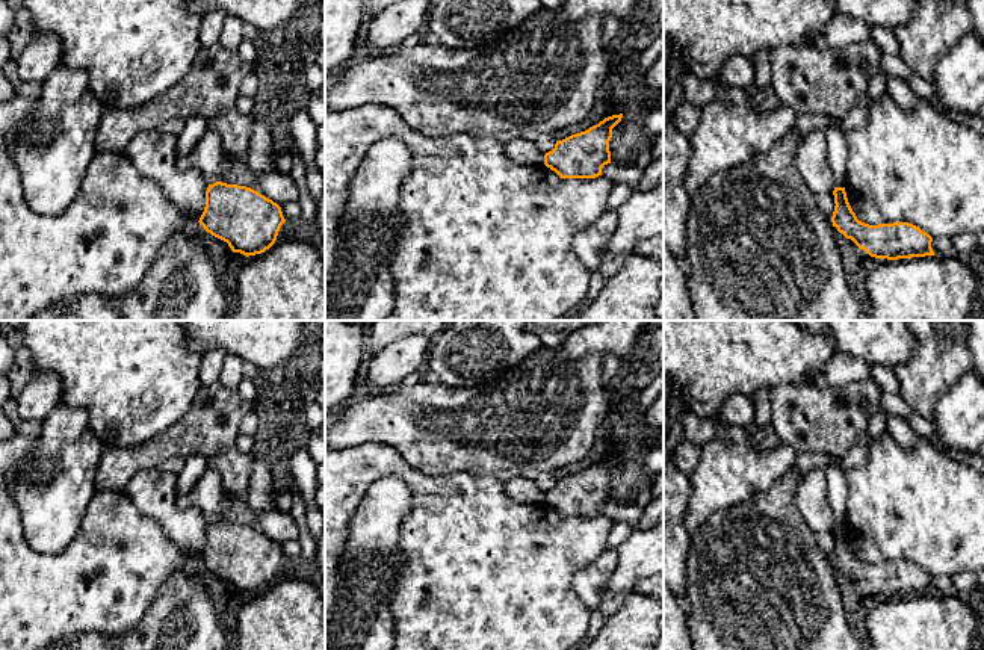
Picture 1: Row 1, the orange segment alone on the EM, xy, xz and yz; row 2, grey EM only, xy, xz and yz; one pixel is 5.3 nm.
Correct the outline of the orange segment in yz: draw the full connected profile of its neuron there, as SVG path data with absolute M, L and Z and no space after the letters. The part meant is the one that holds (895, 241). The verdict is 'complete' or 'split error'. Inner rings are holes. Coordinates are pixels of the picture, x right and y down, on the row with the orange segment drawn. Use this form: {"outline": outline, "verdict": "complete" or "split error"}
{"outline": "M834 187L833 195L833 227L871 257L898 260L934 255L933 237L919 227L908 222L865 224L852 212L845 187Z", "verdict": "complete"}

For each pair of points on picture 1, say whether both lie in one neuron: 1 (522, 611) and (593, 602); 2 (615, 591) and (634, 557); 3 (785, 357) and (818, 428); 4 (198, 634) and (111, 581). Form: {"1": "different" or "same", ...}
{"1": "different", "2": "same", "3": "different", "4": "different"}

